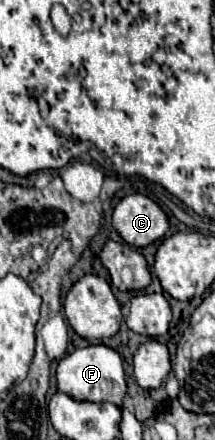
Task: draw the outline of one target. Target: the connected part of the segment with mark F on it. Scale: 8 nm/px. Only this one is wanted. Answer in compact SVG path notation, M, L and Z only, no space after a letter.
M91 344L87 348L79 348L67 358L63 358L57 366L57 386L59 392L71 396L73 400L81 402L111 402L115 406L123 406L123 396L127 390L125 384L125 370L121 356L103 344Z

